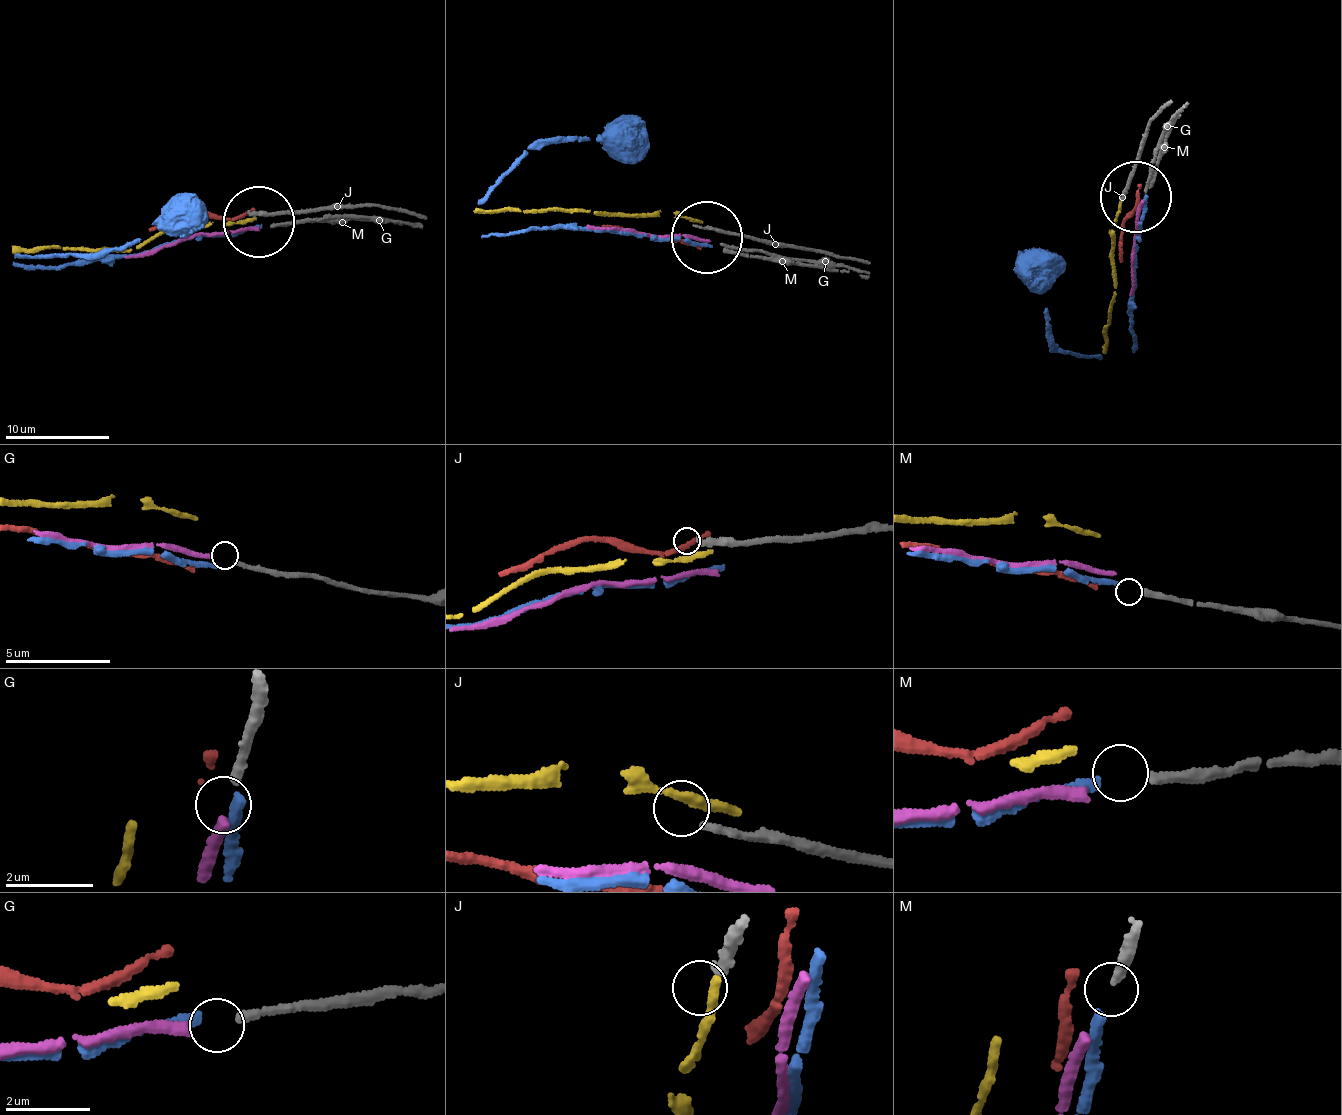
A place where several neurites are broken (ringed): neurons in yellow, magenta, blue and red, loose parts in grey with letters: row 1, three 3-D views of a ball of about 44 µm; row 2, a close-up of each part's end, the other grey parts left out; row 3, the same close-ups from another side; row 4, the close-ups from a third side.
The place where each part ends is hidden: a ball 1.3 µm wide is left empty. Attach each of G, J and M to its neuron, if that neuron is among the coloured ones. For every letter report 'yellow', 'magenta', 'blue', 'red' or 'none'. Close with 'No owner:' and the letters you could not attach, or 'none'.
G: magenta
J: none
M: blue
No owner: J

